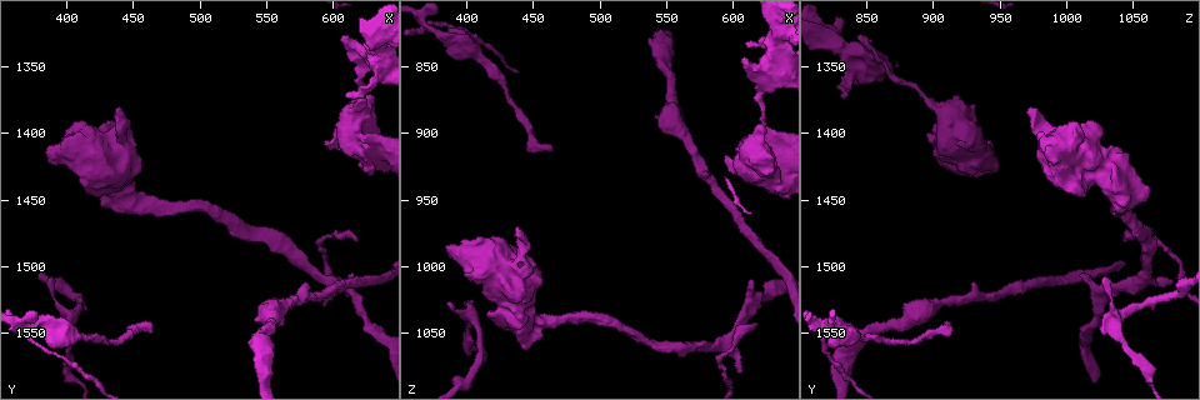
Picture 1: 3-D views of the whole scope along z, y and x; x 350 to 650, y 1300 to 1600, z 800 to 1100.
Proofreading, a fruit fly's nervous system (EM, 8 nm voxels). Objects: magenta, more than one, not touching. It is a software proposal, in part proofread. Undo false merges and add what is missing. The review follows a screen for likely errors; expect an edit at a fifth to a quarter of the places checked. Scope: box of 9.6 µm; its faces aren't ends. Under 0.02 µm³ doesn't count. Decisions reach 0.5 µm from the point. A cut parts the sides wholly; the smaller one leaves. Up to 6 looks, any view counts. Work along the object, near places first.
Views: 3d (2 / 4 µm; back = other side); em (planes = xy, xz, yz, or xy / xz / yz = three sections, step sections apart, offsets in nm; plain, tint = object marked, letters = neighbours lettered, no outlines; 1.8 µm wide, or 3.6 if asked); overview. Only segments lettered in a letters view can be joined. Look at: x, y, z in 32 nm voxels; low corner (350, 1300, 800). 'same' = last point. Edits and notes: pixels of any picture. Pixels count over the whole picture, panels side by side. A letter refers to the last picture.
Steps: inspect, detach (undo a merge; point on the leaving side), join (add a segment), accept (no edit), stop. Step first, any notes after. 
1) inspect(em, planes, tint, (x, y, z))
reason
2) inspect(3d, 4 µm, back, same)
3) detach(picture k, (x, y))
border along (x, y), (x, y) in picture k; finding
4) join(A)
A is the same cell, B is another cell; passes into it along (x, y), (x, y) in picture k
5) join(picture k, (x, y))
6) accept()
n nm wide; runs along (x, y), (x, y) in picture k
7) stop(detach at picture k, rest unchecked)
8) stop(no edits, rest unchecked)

inspect(3d, 4 µm, (442, 1408, 1024))
closes a loop

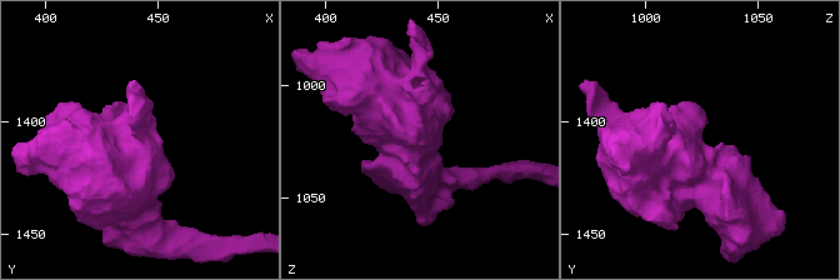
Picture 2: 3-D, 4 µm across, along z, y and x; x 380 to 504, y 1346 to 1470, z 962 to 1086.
inspect(em, planes, letters, (445, 1410, 1023))

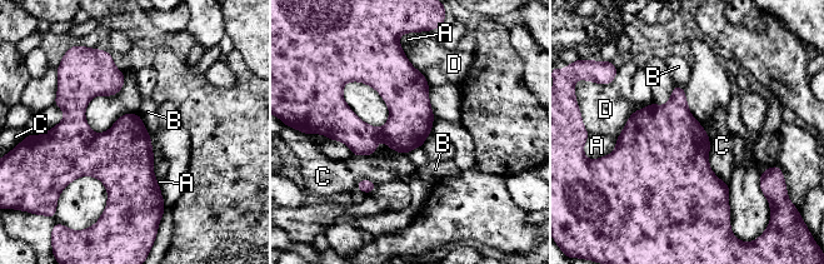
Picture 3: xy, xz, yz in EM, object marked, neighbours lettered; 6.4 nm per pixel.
accept()
C touches over 320 nm; A, B, C and D are other cells; one cell here

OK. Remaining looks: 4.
inspect(em, planes, letters, (398, 1552, 1028))
an open end

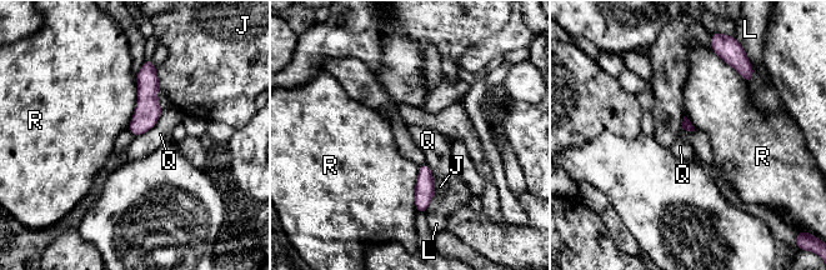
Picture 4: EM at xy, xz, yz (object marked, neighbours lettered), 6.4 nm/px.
accept()
R touches over 340 nm; J, L, Q and R are other cells; border along (164, 109), (150, 129), (135, 136) in picture 4; no lettered segment goes on from it

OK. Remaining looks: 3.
inspect(3d, 2 µm, (630, 1378, 932))
thick end

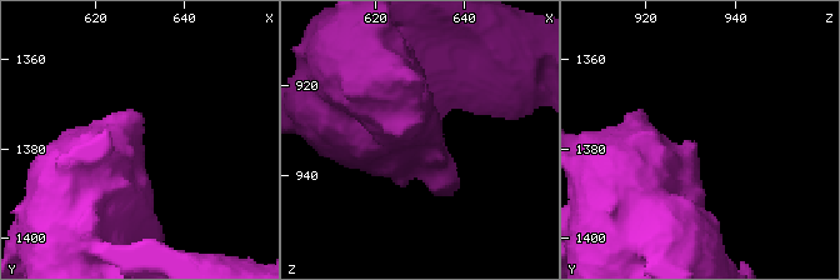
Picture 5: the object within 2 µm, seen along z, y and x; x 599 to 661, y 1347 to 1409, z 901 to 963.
inspect(em, planes, letters, (628, 1380, 930))

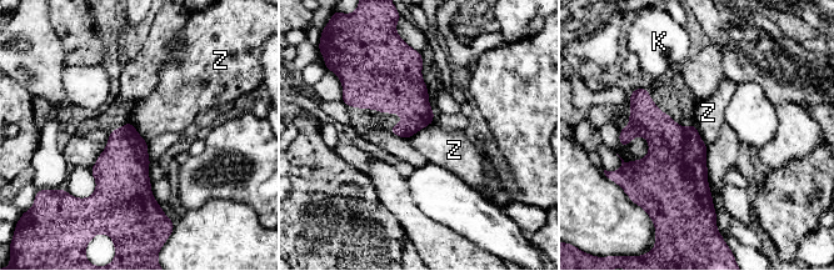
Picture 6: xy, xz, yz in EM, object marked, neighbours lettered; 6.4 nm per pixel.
accept()
K and Z are other cells; border along (433, 123), (419, 129), (408, 139) in picture 6; no lettered segment goes on from it

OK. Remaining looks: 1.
stop(no edits, rest unchecked)

